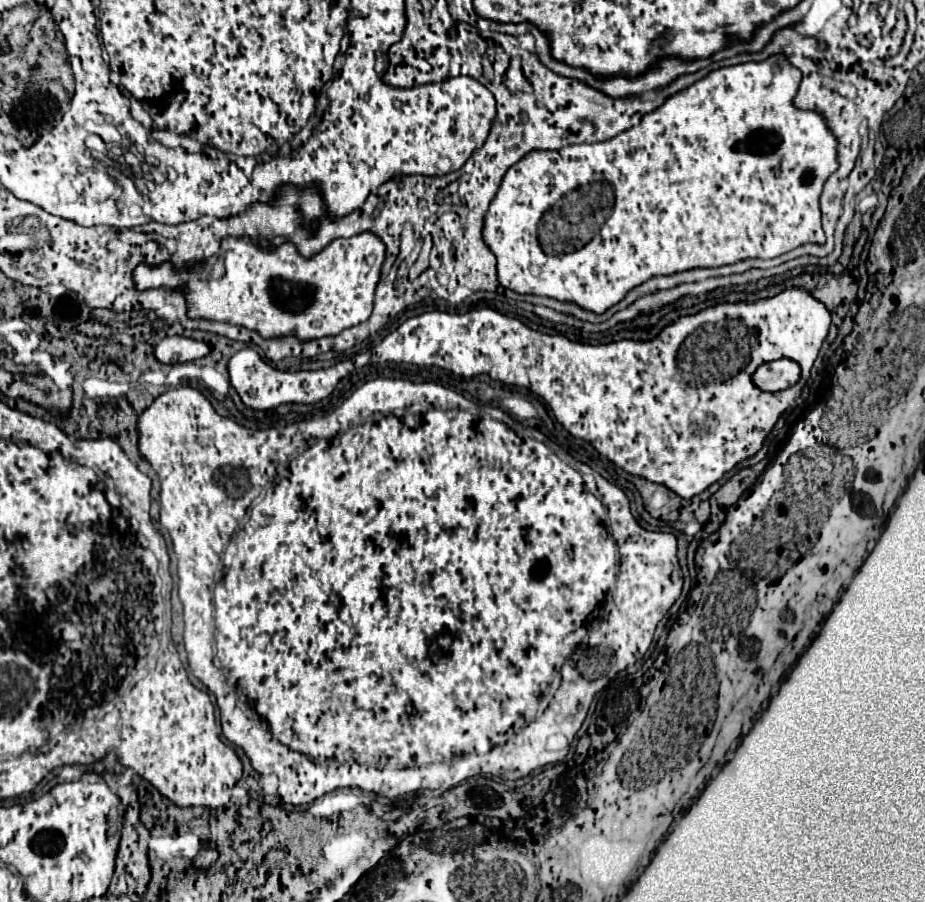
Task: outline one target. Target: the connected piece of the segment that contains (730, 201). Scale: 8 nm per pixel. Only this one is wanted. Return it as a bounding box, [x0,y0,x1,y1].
[484,56,838,314]

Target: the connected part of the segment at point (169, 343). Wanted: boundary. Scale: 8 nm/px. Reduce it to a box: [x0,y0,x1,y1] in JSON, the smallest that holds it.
[154,336,210,364]

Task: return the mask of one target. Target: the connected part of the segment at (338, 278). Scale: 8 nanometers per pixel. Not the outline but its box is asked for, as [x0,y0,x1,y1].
[134,232,384,340]

